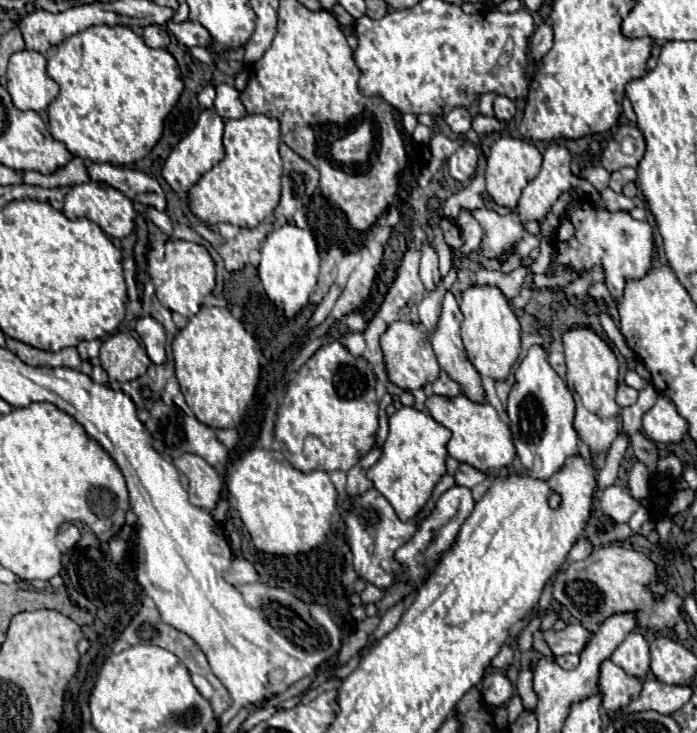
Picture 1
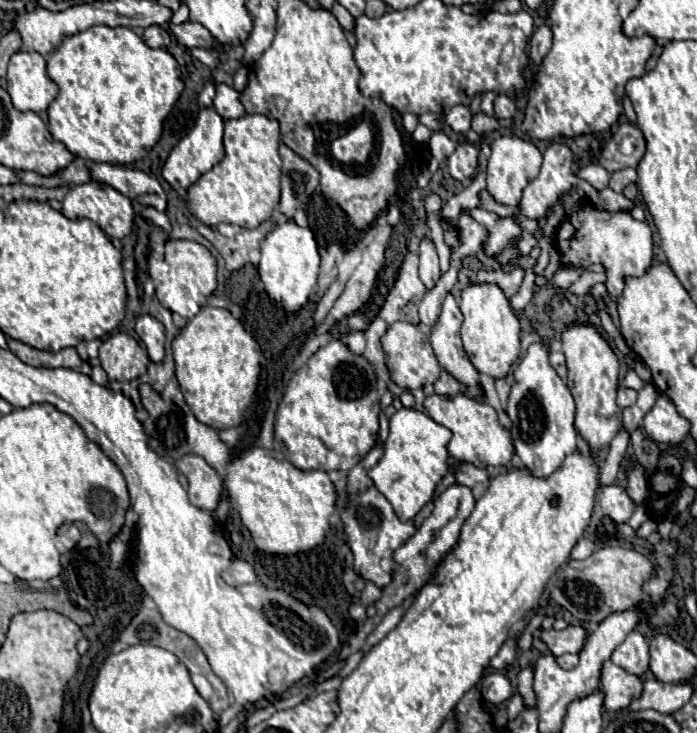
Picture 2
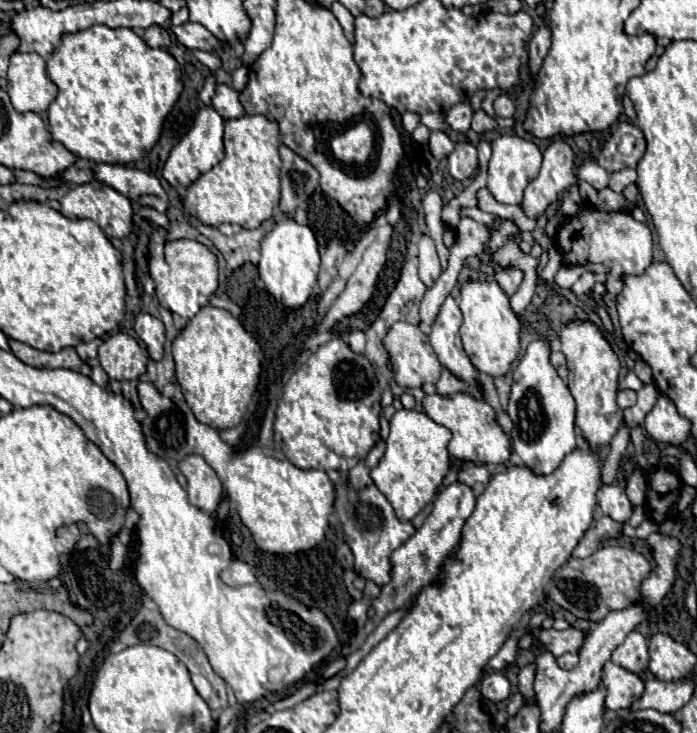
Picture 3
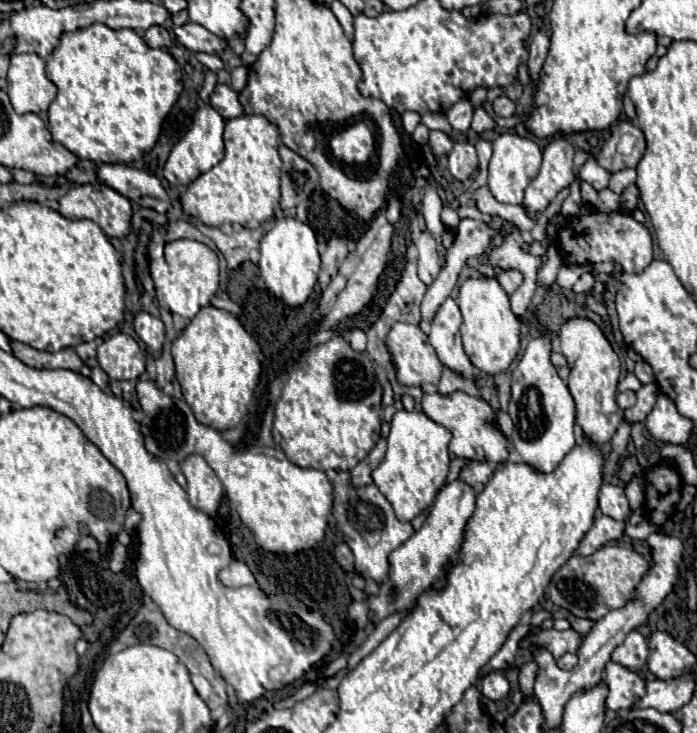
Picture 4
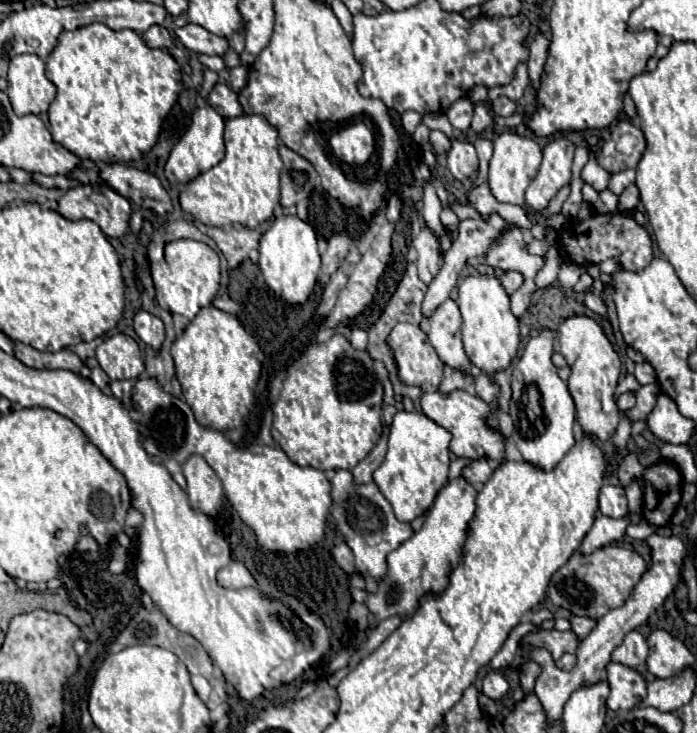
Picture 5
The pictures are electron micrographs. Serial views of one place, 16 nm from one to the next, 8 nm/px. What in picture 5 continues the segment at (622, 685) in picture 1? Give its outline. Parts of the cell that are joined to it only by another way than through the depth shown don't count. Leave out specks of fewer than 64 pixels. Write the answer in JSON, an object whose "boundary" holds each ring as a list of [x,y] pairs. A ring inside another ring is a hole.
{"boundary":[[[608,662],[606,682],[610,686],[606,700],[610,710],[632,710],[646,696],[646,680],[628,666]]]}

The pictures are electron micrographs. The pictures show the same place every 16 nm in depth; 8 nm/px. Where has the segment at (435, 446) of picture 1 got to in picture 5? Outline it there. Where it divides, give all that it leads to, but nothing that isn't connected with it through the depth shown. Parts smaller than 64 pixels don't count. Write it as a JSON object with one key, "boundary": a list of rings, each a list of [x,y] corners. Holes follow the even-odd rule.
{"boundary":[[[402,410],[394,414],[388,436],[388,452],[384,456],[384,462],[374,470],[372,478],[384,498],[392,504],[394,514],[400,522],[412,522],[416,516],[424,514],[432,506],[440,488],[448,482],[450,440],[452,434],[422,414],[422,411]]]}

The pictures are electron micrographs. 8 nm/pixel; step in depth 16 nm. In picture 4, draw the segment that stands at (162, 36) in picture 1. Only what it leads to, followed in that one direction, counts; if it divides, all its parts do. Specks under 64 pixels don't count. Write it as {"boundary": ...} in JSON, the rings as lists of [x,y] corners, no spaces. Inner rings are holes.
{"boundary":[[[152,26],[144,32],[144,42],[150,46],[150,48],[168,48],[172,44],[170,40],[170,34],[166,28],[162,26]]]}

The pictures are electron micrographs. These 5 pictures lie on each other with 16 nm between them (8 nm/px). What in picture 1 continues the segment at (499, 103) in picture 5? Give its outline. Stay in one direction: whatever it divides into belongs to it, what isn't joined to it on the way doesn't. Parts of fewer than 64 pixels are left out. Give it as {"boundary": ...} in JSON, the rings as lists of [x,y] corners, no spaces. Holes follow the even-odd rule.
{"boundary":[[[496,96],[494,98],[494,112],[498,120],[512,120],[516,114],[516,106],[508,96]]]}

